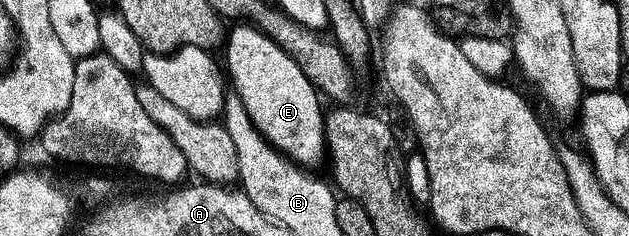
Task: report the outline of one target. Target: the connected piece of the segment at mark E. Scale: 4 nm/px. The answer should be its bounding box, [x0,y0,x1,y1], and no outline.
[225,24,327,169]

